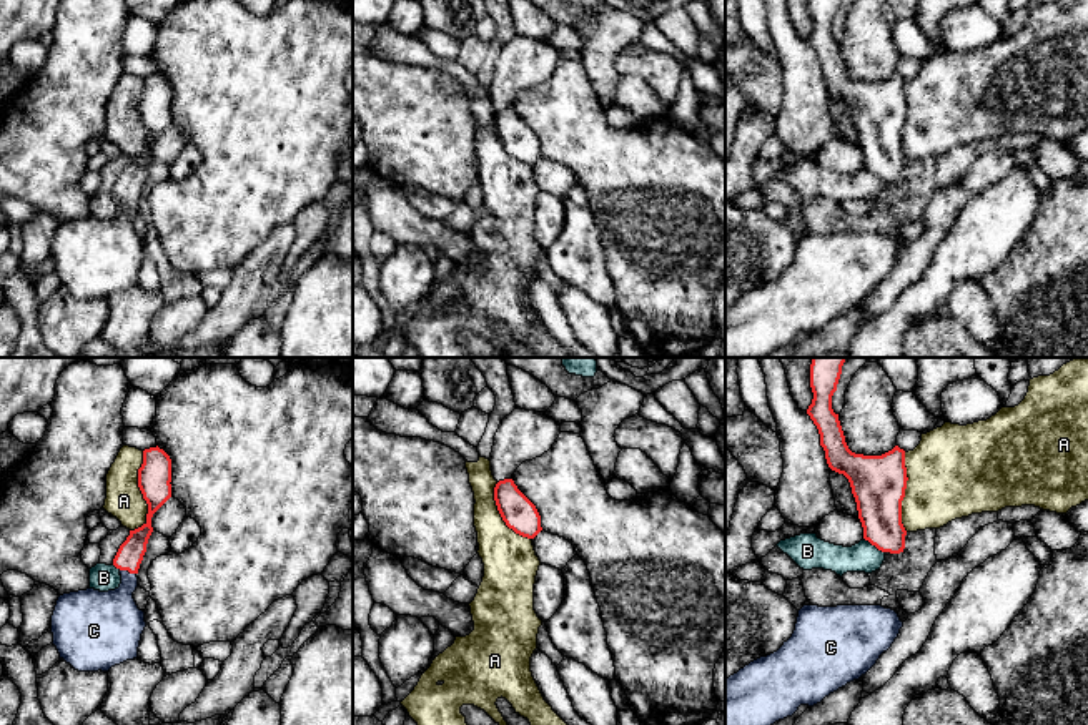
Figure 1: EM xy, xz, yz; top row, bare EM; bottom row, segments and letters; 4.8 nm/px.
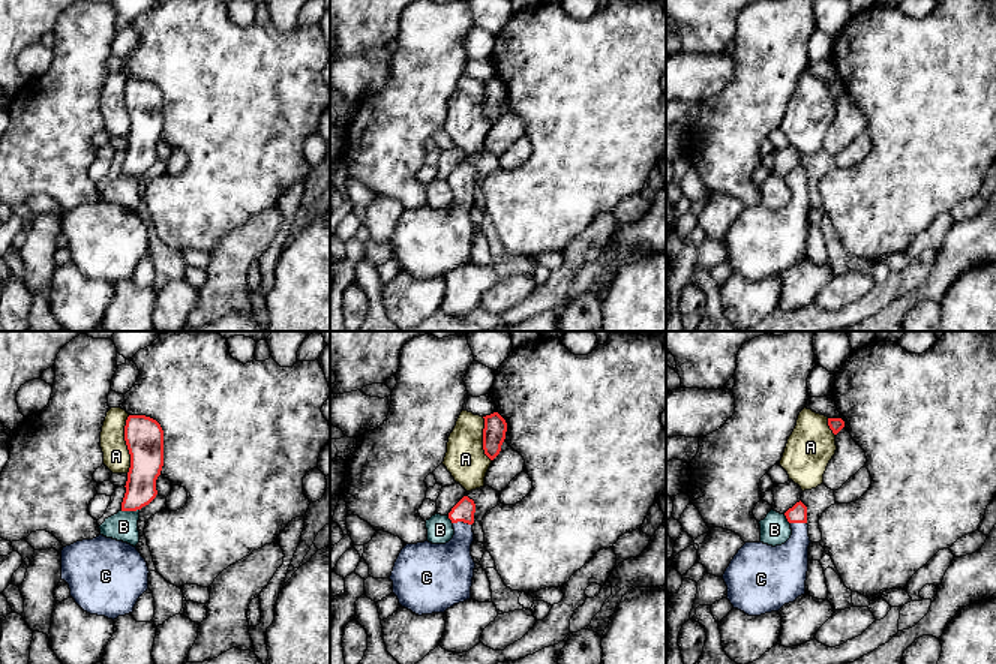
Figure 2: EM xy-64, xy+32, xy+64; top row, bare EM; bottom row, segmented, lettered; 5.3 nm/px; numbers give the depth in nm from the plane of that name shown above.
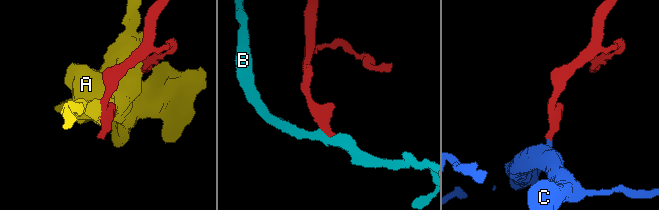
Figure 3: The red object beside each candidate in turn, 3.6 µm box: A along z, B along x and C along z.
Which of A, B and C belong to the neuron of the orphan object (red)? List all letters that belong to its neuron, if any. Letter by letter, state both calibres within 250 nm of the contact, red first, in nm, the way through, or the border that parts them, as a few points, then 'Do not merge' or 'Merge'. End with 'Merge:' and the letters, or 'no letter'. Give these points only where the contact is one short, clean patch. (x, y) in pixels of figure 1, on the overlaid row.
A: Thickness 160 nm (red) against 180 nm. Do not merge
B: Thickness 240 nm (red) against 140 nm. Boundary: yz (864, 537), (884, 552). Do not merge
C: Thickness 130 nm (red) against 280 nm. Merge
Merge: C

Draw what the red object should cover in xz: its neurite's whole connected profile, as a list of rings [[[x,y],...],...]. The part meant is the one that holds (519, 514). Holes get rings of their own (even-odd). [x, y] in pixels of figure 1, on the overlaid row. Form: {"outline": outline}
{"outline": [[[512,479],[496,484],[494,501],[502,520],[516,534],[534,539],[542,530],[536,506],[517,489]]]}

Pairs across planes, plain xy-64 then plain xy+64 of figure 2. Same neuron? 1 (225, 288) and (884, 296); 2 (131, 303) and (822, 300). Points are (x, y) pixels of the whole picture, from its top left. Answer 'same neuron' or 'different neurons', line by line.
1: same neuron
2: different neurons

